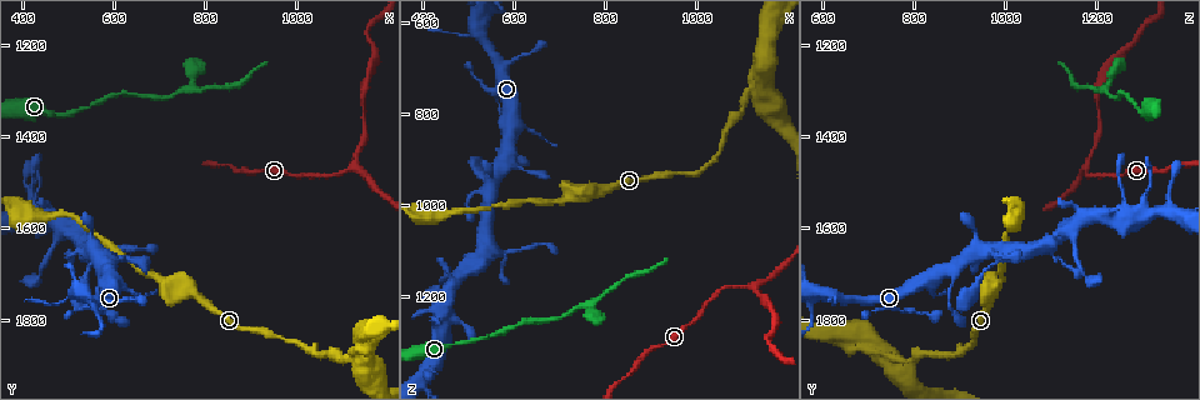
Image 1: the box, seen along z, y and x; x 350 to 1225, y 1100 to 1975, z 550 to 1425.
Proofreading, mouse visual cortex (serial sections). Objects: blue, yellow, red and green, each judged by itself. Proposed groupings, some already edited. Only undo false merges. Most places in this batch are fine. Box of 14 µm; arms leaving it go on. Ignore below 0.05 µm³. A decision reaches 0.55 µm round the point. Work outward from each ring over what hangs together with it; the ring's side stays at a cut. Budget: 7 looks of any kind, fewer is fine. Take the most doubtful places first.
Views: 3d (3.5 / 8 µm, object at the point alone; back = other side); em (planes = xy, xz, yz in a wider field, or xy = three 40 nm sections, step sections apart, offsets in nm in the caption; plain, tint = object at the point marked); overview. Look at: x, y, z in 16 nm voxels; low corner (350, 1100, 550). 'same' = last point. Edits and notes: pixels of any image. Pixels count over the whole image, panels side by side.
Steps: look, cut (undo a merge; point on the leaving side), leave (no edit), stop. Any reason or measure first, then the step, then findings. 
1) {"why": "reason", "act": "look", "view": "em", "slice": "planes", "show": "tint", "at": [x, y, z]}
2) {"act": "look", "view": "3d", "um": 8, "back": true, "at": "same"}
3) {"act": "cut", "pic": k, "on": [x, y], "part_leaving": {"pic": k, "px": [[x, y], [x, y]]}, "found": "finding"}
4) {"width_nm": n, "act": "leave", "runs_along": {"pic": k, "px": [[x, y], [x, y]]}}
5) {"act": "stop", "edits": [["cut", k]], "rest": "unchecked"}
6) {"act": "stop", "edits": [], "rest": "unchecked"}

{"why": "sudden change in width", "act": "look", "view": "3d", "um": 3.5, "at": [1140, 1895, 760]}

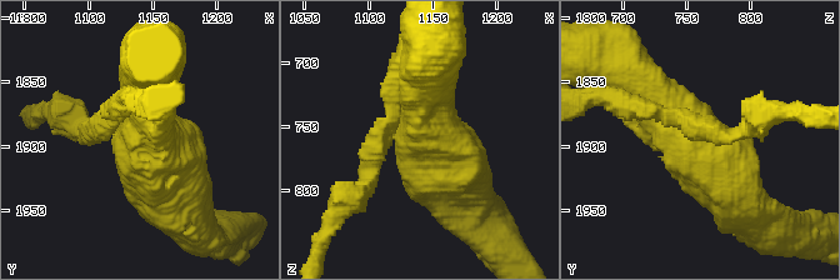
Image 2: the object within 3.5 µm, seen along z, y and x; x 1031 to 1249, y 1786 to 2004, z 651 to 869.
{"act": "look", "view": "em", "slice": "planes", "show": "tint", "at": [1138, 1894, 752]}

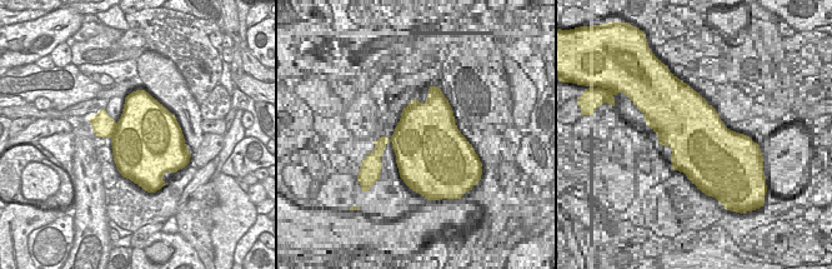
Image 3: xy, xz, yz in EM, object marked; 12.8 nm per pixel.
{"act": "look", "view": "em", "slice": "xy", "step": 5, "show": "tint", "at": "same"}

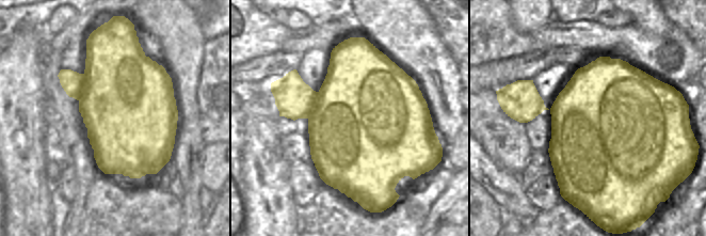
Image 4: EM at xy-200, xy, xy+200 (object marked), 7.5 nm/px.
{"act": "leave", "runs_along": {"pic": 2, "px": [[370, 173], [431, 74]]}, "found": "all the same cell"}

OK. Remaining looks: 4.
{"why": "three arms meet", "act": "look", "view": "3d", "um": 3.5, "at": [1120, 1465, 1180]}

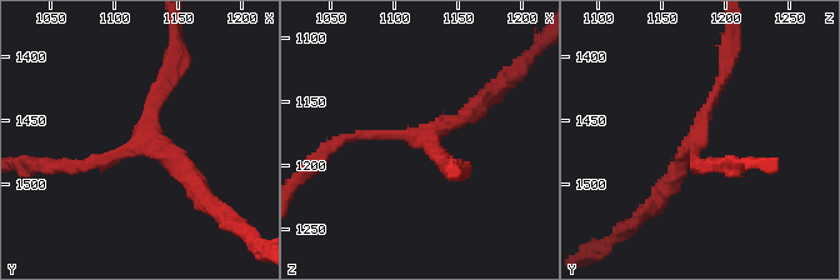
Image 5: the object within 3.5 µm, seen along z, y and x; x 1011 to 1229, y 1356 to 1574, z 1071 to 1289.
{"arms": 3, "arm_widths_nm": [150, 150, 200], "act": "look", "view": "em", "slice": "xy", "step": 1, "show": "tint", "at": [1122, 1466, 1180]}

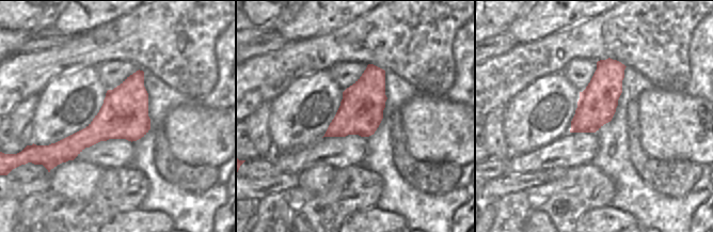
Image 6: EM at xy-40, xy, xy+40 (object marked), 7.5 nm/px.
{"width_nm": 340, "act": "leave", "runs_along": {"pic": 5, "px": [[66, 165], [131, 150], [170, 66]]}, "found": "one cell here"}

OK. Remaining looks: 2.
{"why": "arms part here", "act": "look", "view": "3d", "um": 3.5, "at": [750, 1720, 970]}

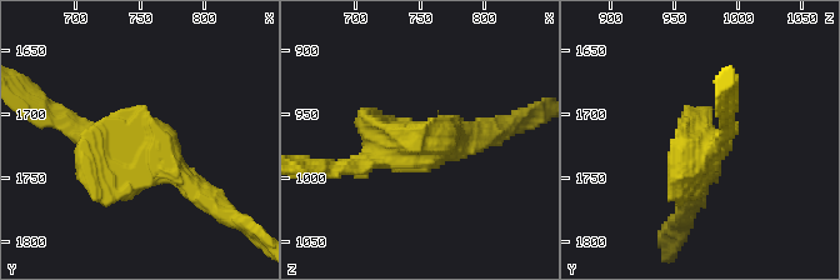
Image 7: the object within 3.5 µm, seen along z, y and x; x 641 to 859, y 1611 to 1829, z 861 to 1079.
{"act": "look", "view": "em", "slice": "xy", "step": 3, "show": "tint", "at": [746, 1726, 972]}

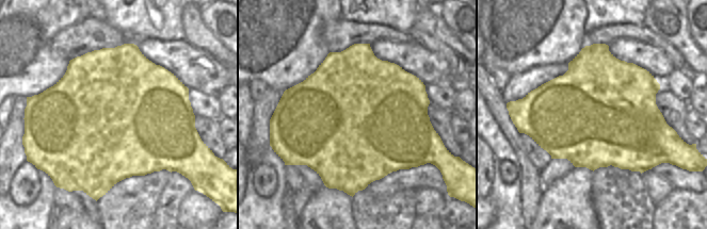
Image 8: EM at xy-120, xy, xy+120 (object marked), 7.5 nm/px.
{"act": "leave", "runs_along": {"pic": 7, "px": [[186, 181], [44, 111]]}, "found": "all the same cell"}

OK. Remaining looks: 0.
{"act": "stop", "edits": [], "rest": "unchecked"}

